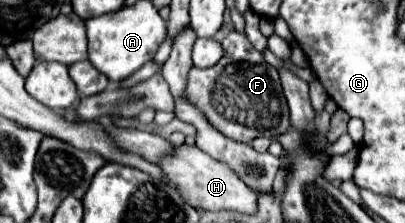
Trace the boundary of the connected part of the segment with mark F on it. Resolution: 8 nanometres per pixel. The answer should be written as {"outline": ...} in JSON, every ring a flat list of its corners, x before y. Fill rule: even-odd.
{"outline":[[232,31,224,39,224,57,216,65,208,69,198,69,198,67,190,69,184,97,188,99,188,103,192,103,202,111,202,115,208,119,208,123,214,129,218,129,228,139,234,139,240,143,250,143,256,137,278,137,290,129,290,111,280,87,278,71,270,63,266,63,266,59,250,45,250,41,244,35,236,31]]}

